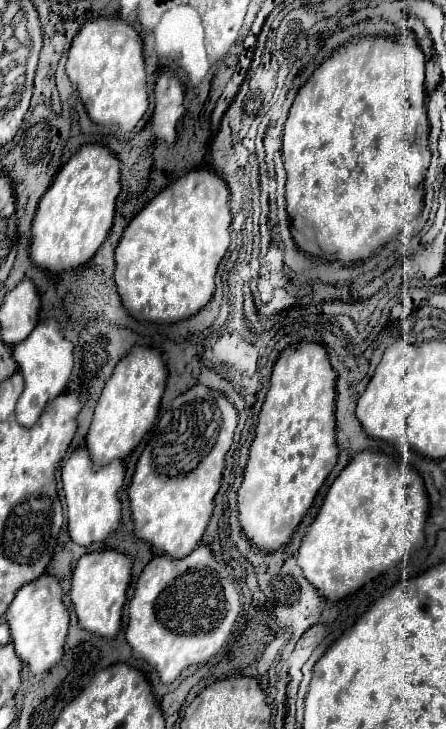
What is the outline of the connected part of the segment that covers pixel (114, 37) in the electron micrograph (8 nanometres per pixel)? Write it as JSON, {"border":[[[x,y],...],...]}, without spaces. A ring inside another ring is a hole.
{"border":[[[119,16],[113,18],[97,18],[93,22],[87,22],[79,34],[73,38],[67,58],[67,76],[73,82],[79,100],[87,108],[89,118],[95,124],[103,126],[119,126],[123,132],[131,132],[137,122],[143,118],[149,96],[147,96],[147,80],[145,80],[145,60],[143,60],[143,44],[139,34]]]}

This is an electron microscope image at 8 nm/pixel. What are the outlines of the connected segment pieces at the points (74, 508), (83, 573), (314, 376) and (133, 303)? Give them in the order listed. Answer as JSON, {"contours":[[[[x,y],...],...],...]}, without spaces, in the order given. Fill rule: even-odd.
{"contours":[[[[79,448],[69,458],[65,458],[61,466],[71,540],[81,546],[105,540],[121,524],[121,502],[117,498],[117,490],[123,486],[125,478],[123,462],[115,460],[103,468],[95,468],[89,458],[89,452],[85,448]]],[[[101,550],[89,552],[79,558],[73,578],[71,578],[71,592],[69,598],[75,606],[75,614],[79,618],[79,626],[85,632],[115,638],[121,626],[121,610],[127,600],[127,586],[131,580],[131,564],[133,560],[117,550]]],[[[301,342],[301,344],[295,344],[295,346],[289,346],[281,352],[279,360],[275,362],[275,368],[273,368],[273,374],[271,374],[271,386],[269,386],[269,392],[267,392],[267,398],[263,402],[263,408],[261,408],[261,414],[259,414],[259,424],[257,424],[257,430],[255,430],[255,438],[251,442],[251,450],[249,450],[249,462],[245,466],[245,472],[243,472],[243,484],[237,492],[237,506],[239,506],[239,524],[241,524],[241,530],[247,534],[247,538],[255,544],[255,546],[261,546],[261,550],[279,550],[281,546],[285,546],[289,542],[289,538],[293,536],[297,524],[303,520],[303,516],[307,514],[307,510],[311,508],[319,488],[323,486],[325,478],[329,476],[329,472],[333,470],[333,466],[337,464],[337,444],[335,444],[335,370],[331,368],[331,362],[329,362],[329,356],[327,356],[327,350],[321,346],[321,344],[315,344],[315,342]]],[[[193,170],[161,190],[125,228],[115,248],[115,286],[127,312],[139,322],[173,324],[195,316],[213,296],[215,272],[229,246],[229,188],[209,170]]]]}

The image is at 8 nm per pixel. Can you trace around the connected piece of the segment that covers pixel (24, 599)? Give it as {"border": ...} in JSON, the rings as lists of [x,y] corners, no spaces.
{"border":[[[43,574],[41,578],[37,578],[37,582],[25,584],[15,594],[5,614],[7,624],[11,628],[11,642],[15,646],[15,652],[31,674],[43,674],[61,660],[63,644],[69,628],[69,612],[61,598],[63,598],[63,590],[57,578]]]}

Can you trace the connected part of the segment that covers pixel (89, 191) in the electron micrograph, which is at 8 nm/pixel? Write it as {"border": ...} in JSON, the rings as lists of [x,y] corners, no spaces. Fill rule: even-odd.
{"border":[[[85,144],[71,156],[37,206],[31,226],[31,260],[35,266],[59,274],[95,256],[113,224],[115,200],[121,190],[119,170],[119,160],[105,146]]]}

